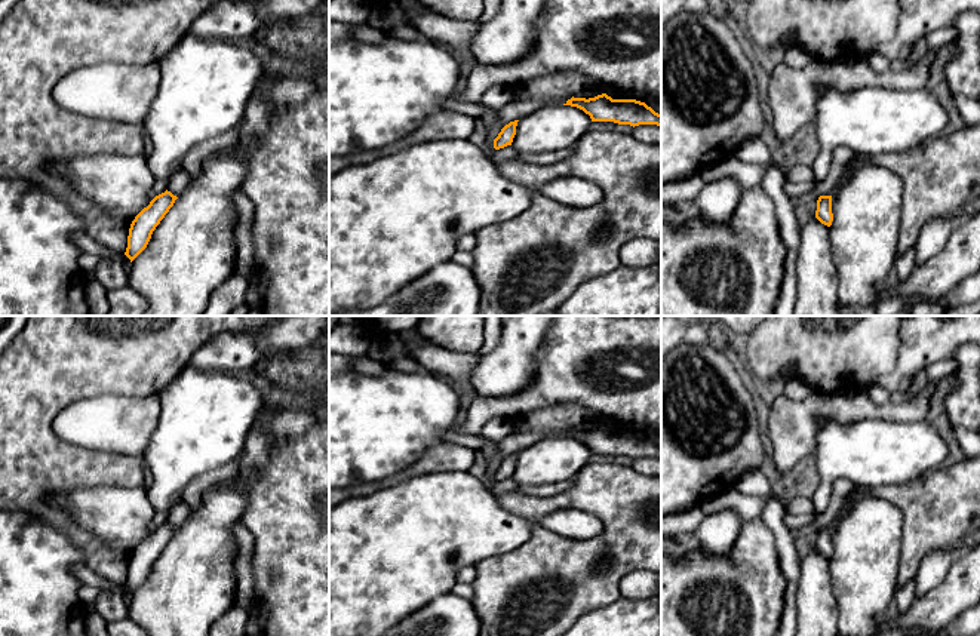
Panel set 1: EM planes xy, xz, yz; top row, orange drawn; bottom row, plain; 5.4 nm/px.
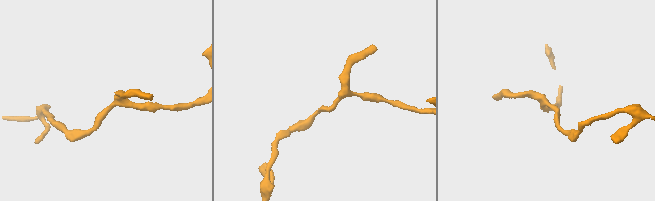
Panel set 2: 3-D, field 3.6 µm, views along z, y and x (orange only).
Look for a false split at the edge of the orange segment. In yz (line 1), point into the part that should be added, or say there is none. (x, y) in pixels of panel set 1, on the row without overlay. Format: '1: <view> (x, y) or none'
1: none

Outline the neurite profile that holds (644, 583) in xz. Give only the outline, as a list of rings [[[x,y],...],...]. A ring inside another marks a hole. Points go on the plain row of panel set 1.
[[[640,569],[629,574],[620,584],[623,597],[652,597],[661,592],[661,572]]]

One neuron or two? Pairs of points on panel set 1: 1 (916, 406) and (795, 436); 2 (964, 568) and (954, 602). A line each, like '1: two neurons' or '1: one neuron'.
1: one neuron
2: one neuron

